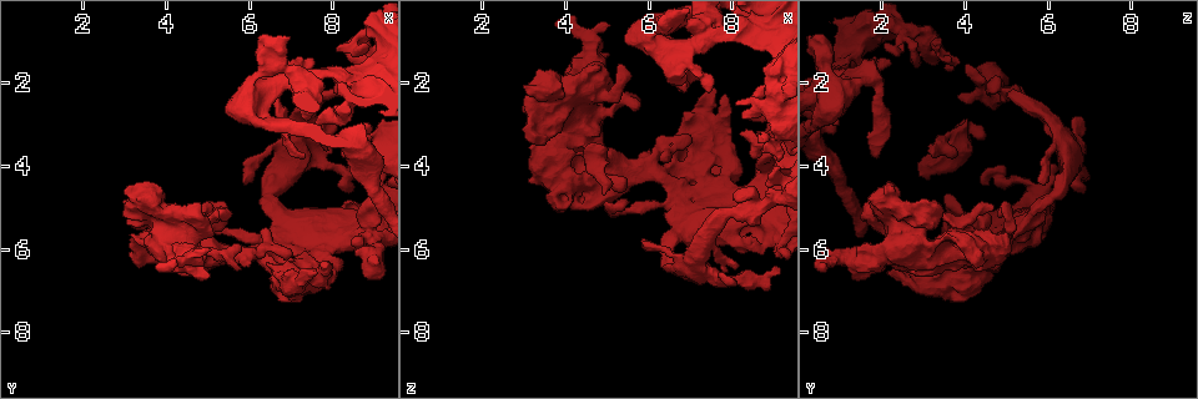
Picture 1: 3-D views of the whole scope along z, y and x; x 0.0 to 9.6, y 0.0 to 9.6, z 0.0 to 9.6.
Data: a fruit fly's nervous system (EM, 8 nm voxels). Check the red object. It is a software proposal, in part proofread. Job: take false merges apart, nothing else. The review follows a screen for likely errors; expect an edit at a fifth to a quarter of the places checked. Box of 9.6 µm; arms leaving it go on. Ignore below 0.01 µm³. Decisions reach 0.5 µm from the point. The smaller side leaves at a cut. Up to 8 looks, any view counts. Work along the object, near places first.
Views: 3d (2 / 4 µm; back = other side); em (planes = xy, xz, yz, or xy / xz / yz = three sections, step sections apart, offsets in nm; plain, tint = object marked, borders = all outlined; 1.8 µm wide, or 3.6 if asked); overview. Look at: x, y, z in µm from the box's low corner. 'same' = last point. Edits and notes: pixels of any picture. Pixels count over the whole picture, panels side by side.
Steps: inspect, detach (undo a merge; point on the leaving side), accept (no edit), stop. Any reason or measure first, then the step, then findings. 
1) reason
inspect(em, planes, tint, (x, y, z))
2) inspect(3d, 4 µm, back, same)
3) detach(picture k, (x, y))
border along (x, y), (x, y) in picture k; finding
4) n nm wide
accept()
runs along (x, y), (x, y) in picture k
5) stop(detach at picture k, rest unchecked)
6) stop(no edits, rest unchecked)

abrupt turn
inspect(em, planes, plain, (7.30, 1.80, 0.85))

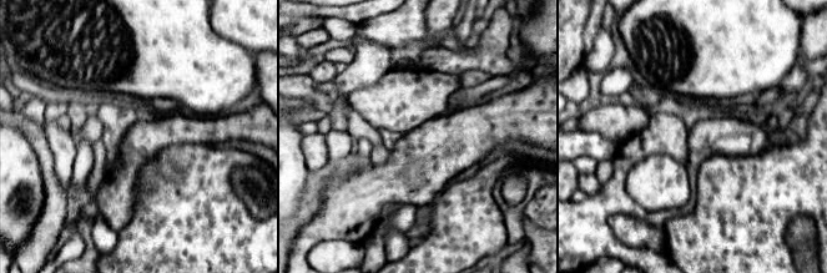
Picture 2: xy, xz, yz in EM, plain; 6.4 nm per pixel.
where the object lies
inspect(em, planes, tint, same)

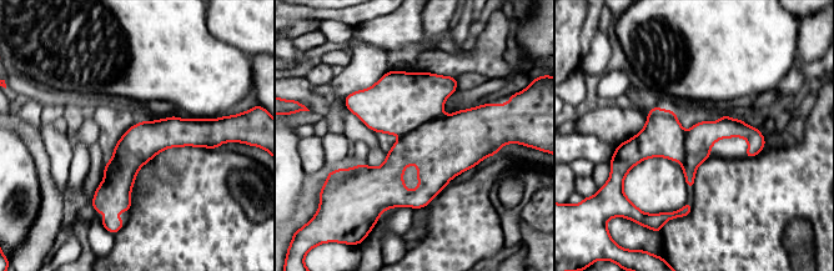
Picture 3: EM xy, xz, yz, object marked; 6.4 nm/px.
accept()
runs along (762, 140), (717, 130), (621, 152) in picture 3; all the same neuron

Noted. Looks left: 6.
a fork
inspect(em, yz, step 4, tint, (8.85, 5.70, 4.05))

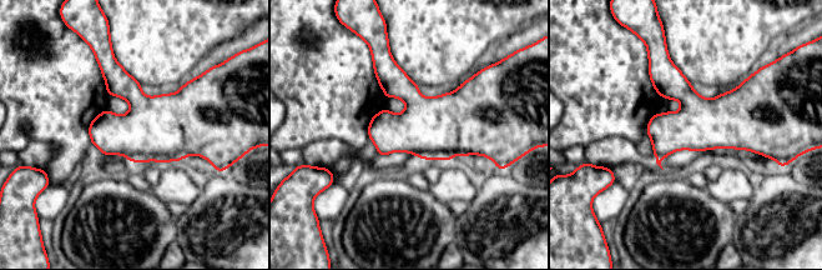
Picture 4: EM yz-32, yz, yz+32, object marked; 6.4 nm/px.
cut it another way
inspect(em, planes, tint, same)

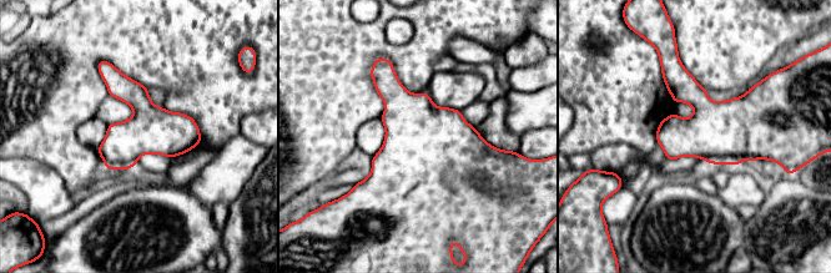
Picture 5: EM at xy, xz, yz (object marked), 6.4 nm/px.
300 nm wide
accept()
one neuron here

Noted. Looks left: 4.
inspect(em, xz, step 4, tint, (6.30, 6.00, 3.55))

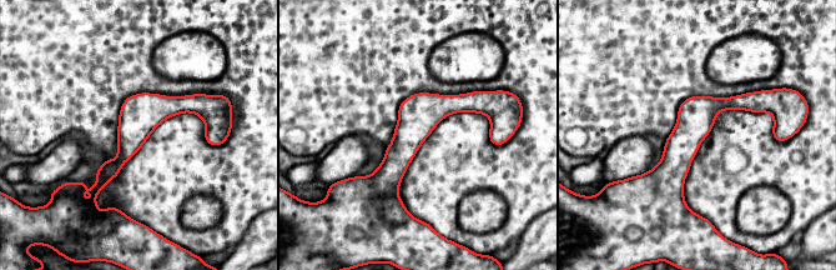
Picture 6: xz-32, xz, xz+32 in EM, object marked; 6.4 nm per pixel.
accept()
one neuron here

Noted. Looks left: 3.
stop(no edits, rest unchecked)

